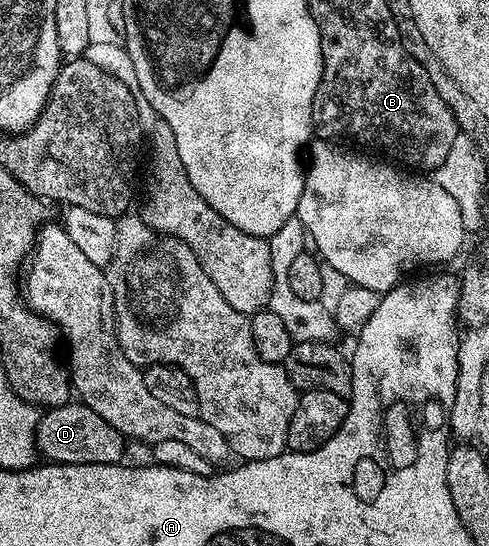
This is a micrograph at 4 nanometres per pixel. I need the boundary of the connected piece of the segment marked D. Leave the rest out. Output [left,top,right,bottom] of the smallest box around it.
[35,403,125,465]

